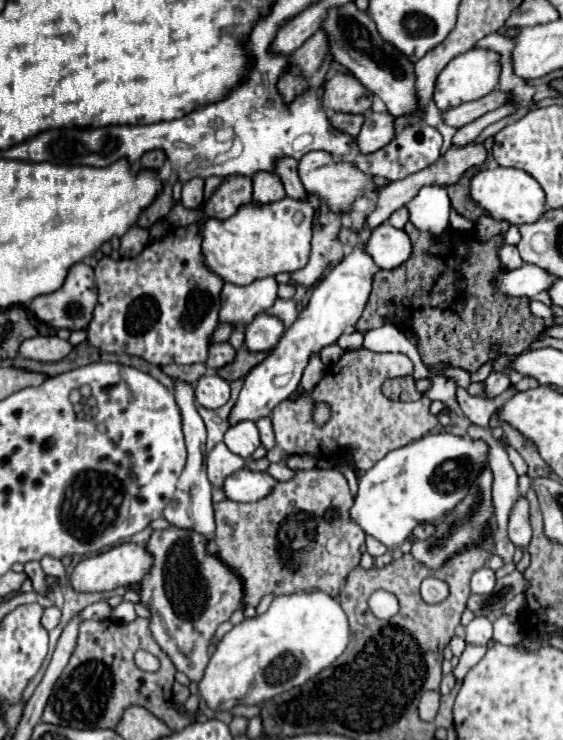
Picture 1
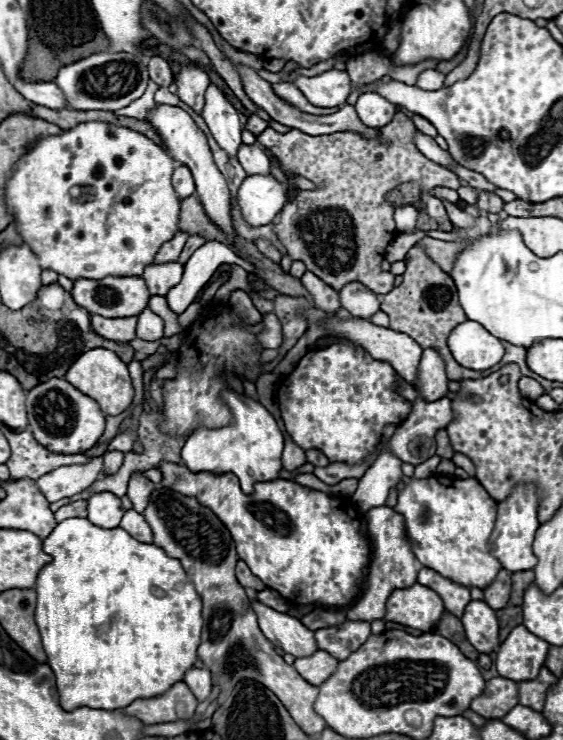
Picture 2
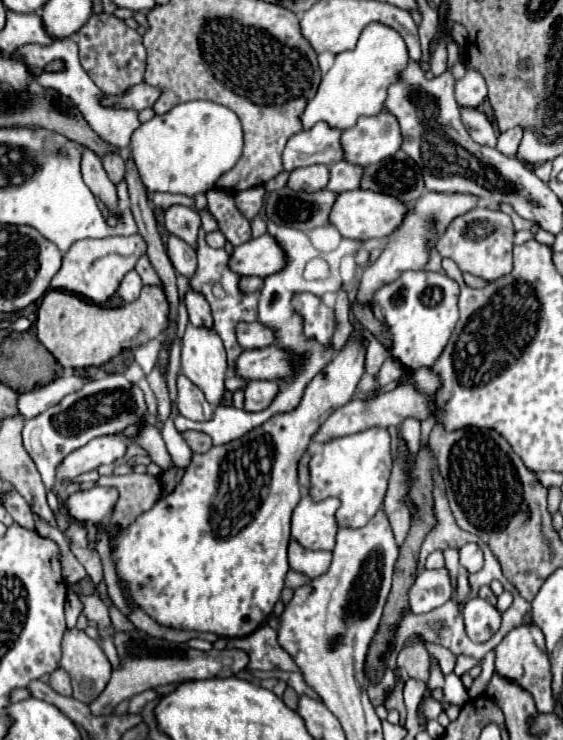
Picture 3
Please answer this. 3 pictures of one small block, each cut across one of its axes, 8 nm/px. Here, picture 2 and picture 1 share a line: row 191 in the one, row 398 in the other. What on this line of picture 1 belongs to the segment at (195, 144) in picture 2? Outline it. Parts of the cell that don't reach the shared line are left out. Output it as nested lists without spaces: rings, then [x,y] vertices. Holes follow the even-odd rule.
[[[204,374],[196,382],[196,402],[204,408],[216,410],[224,406],[230,398],[230,386],[216,374]]]

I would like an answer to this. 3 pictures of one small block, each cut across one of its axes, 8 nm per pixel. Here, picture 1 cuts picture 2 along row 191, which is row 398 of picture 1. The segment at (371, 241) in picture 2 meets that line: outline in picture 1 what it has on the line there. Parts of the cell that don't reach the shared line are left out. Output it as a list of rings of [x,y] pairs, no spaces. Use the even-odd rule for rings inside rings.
[[[366,348],[346,350],[344,356],[324,374],[310,396],[298,400],[284,400],[272,410],[272,426],[276,434],[276,446],[266,454],[270,462],[282,462],[292,454],[312,454],[316,458],[330,458],[336,448],[354,446],[354,464],[360,470],[372,468],[390,450],[404,446],[410,440],[418,440],[436,428],[438,420],[430,414],[432,400],[422,396],[416,402],[396,402],[382,394],[384,380],[402,376],[402,366],[412,366],[412,360],[402,352],[378,354]],[[312,400],[328,402],[332,408],[330,424],[324,428],[312,422]]]

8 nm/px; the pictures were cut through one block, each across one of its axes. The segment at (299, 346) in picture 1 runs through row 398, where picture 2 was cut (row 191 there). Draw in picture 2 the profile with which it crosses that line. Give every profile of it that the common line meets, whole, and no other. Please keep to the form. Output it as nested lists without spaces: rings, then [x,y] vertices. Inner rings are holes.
[[[246,176],[236,202],[248,226],[270,224],[286,204],[288,184],[268,176]]]

